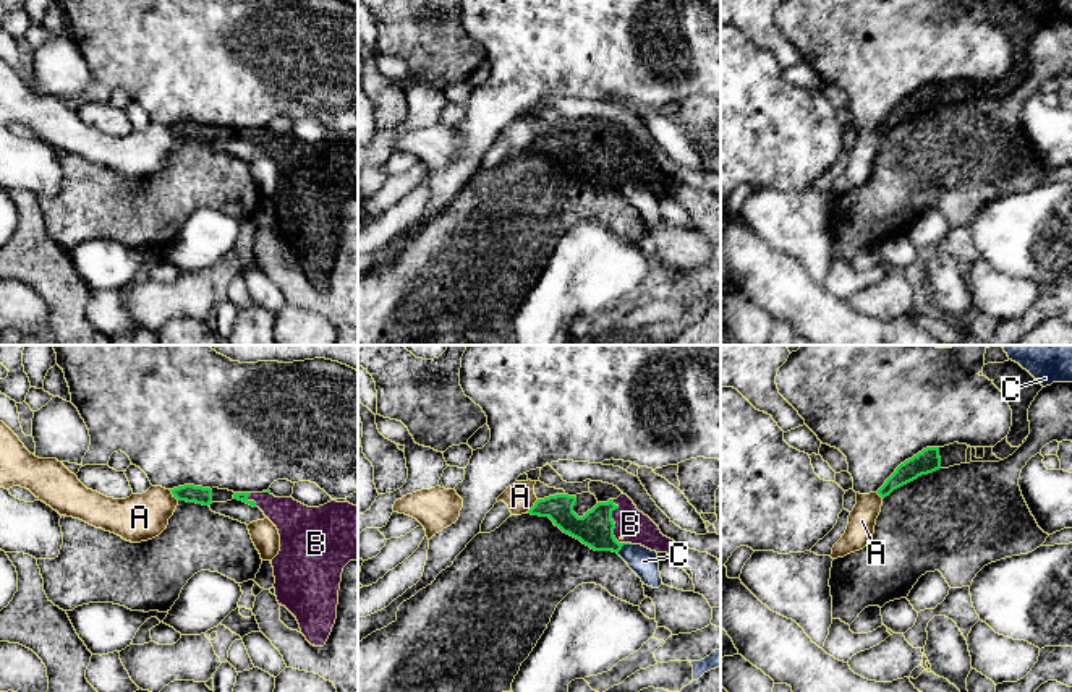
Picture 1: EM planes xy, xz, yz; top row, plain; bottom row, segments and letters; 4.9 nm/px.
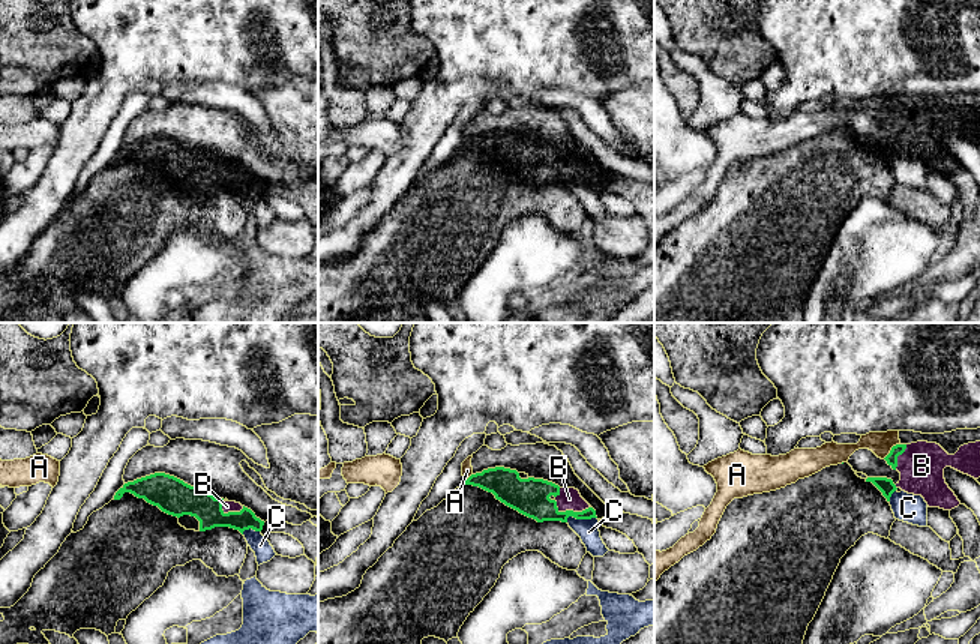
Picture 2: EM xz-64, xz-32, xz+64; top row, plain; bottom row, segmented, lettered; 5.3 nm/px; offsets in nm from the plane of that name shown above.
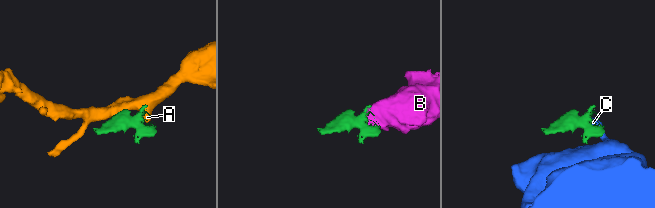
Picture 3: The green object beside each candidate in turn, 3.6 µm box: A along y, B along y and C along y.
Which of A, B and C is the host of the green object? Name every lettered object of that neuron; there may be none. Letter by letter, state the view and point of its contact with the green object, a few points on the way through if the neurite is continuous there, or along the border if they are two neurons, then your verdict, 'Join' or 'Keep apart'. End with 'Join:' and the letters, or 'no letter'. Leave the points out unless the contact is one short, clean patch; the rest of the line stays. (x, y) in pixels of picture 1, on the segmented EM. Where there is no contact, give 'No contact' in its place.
A: Touches green at xz (533, 506). Keep apart
B: Touches green at xz (614, 525). Path across: xz (595, 529), (614, 525), (630, 524). Join
C: Touches green at xz (622, 545). Boundary: xz (630, 543), (625, 543), (617, 553). Keep apart
Join: B

